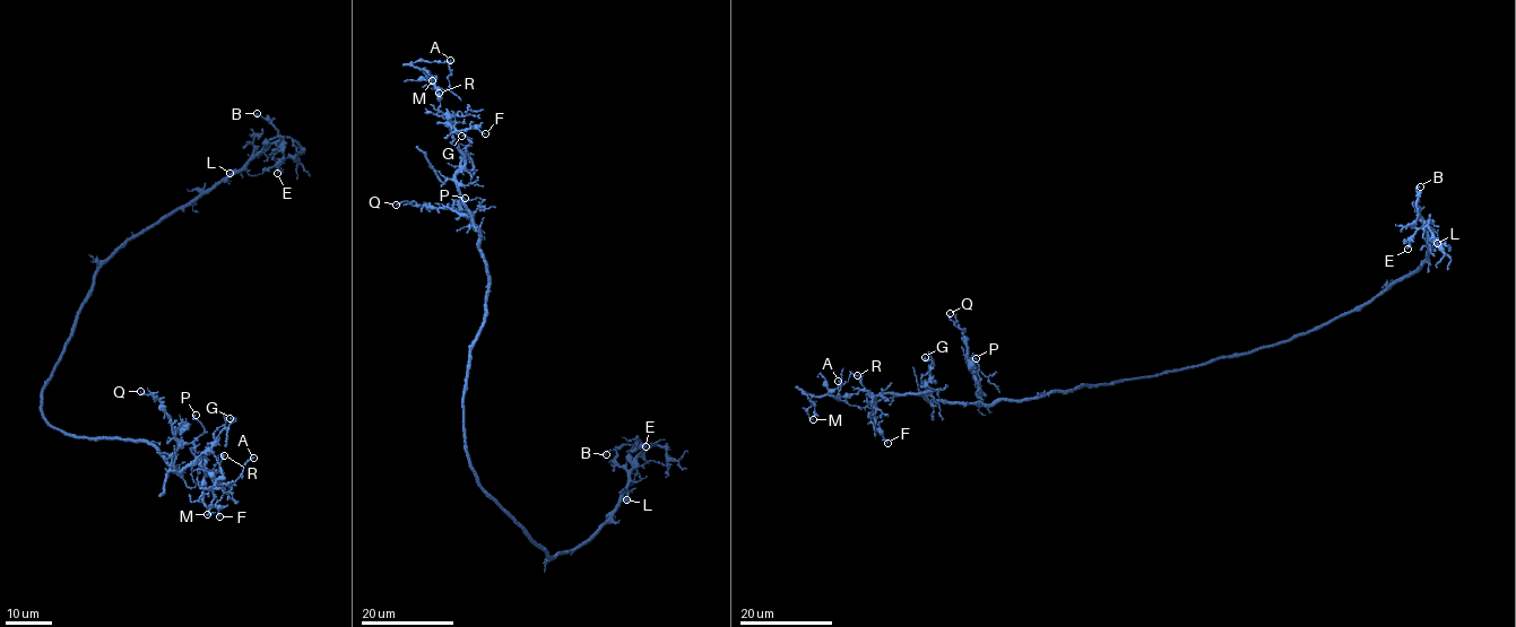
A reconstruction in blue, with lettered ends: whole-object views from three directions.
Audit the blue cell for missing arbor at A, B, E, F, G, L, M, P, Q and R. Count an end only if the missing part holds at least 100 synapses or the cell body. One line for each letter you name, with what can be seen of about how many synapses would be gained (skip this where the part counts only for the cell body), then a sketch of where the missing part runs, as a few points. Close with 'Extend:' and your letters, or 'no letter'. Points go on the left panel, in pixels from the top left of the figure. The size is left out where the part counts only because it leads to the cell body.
Extend: no letter

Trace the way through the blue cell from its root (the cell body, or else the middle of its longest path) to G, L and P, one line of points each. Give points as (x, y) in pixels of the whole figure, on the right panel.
G: (1192, 367), (1103, 384), (1081, 385), (1040, 397), (963, 405), (927, 398), (929, 367), (933, 365), (925, 357)
L: (1192, 367), (1249, 354), (1315, 330), (1418, 272), (1422, 263), (1429, 260), (1429, 247), (1437, 243)
P: (1192, 367), (986, 405), (977, 385), (980, 379), (976, 358)

